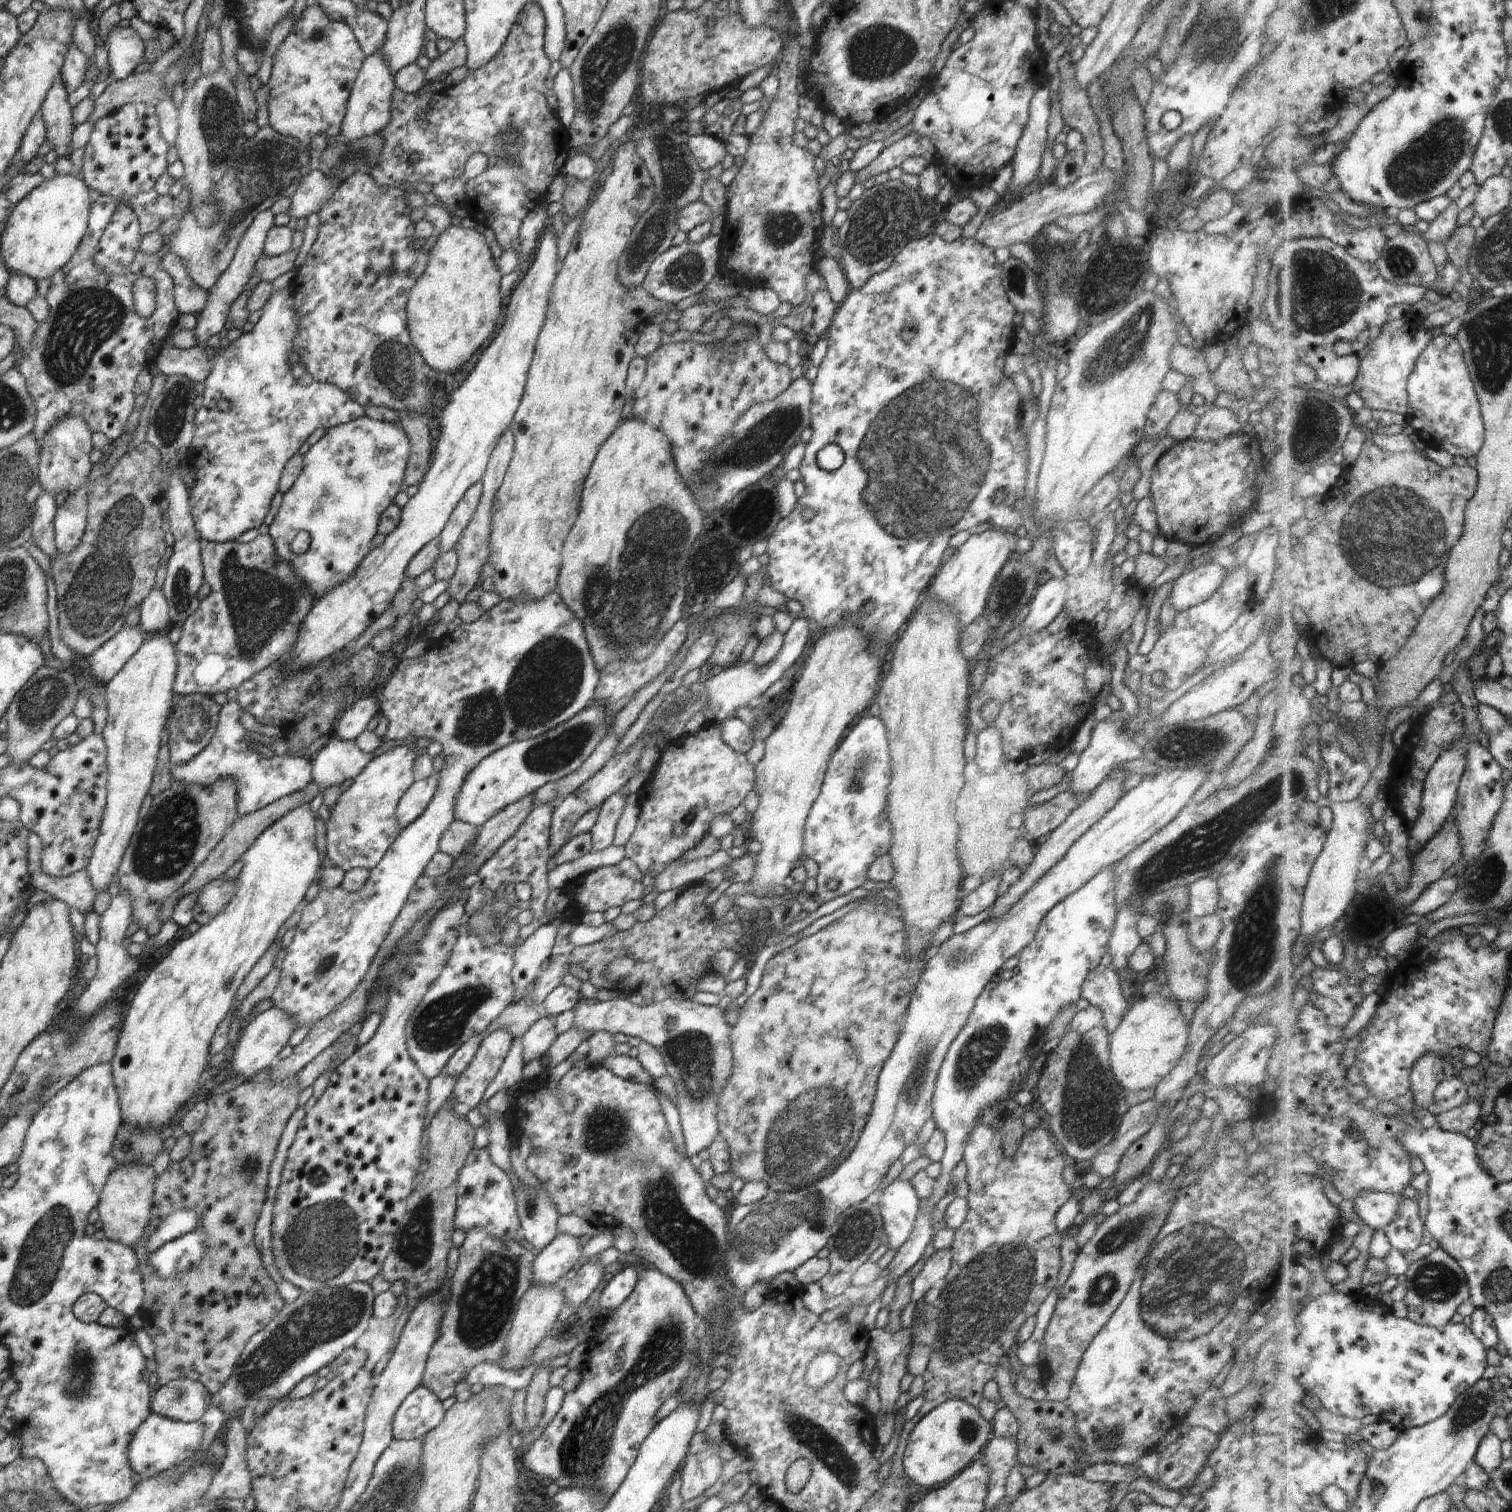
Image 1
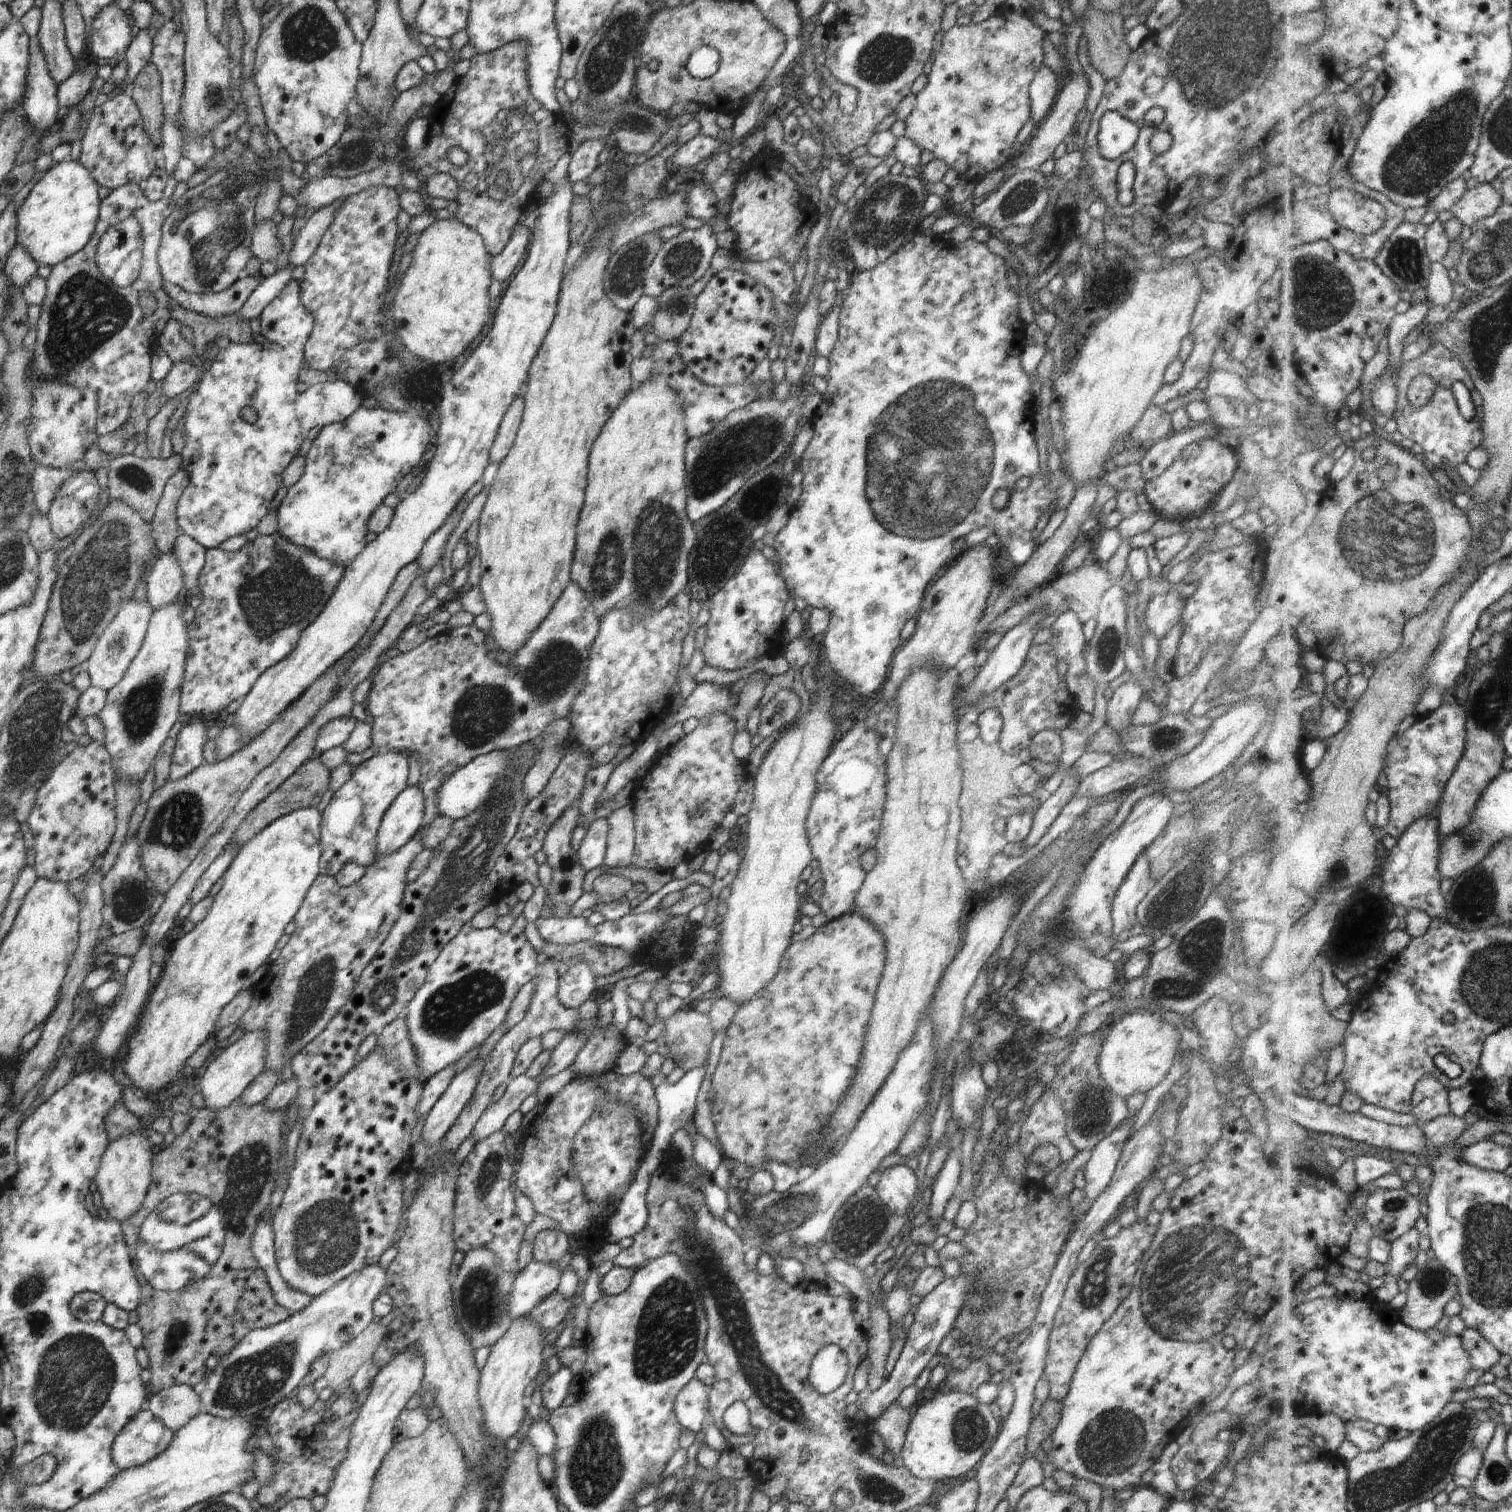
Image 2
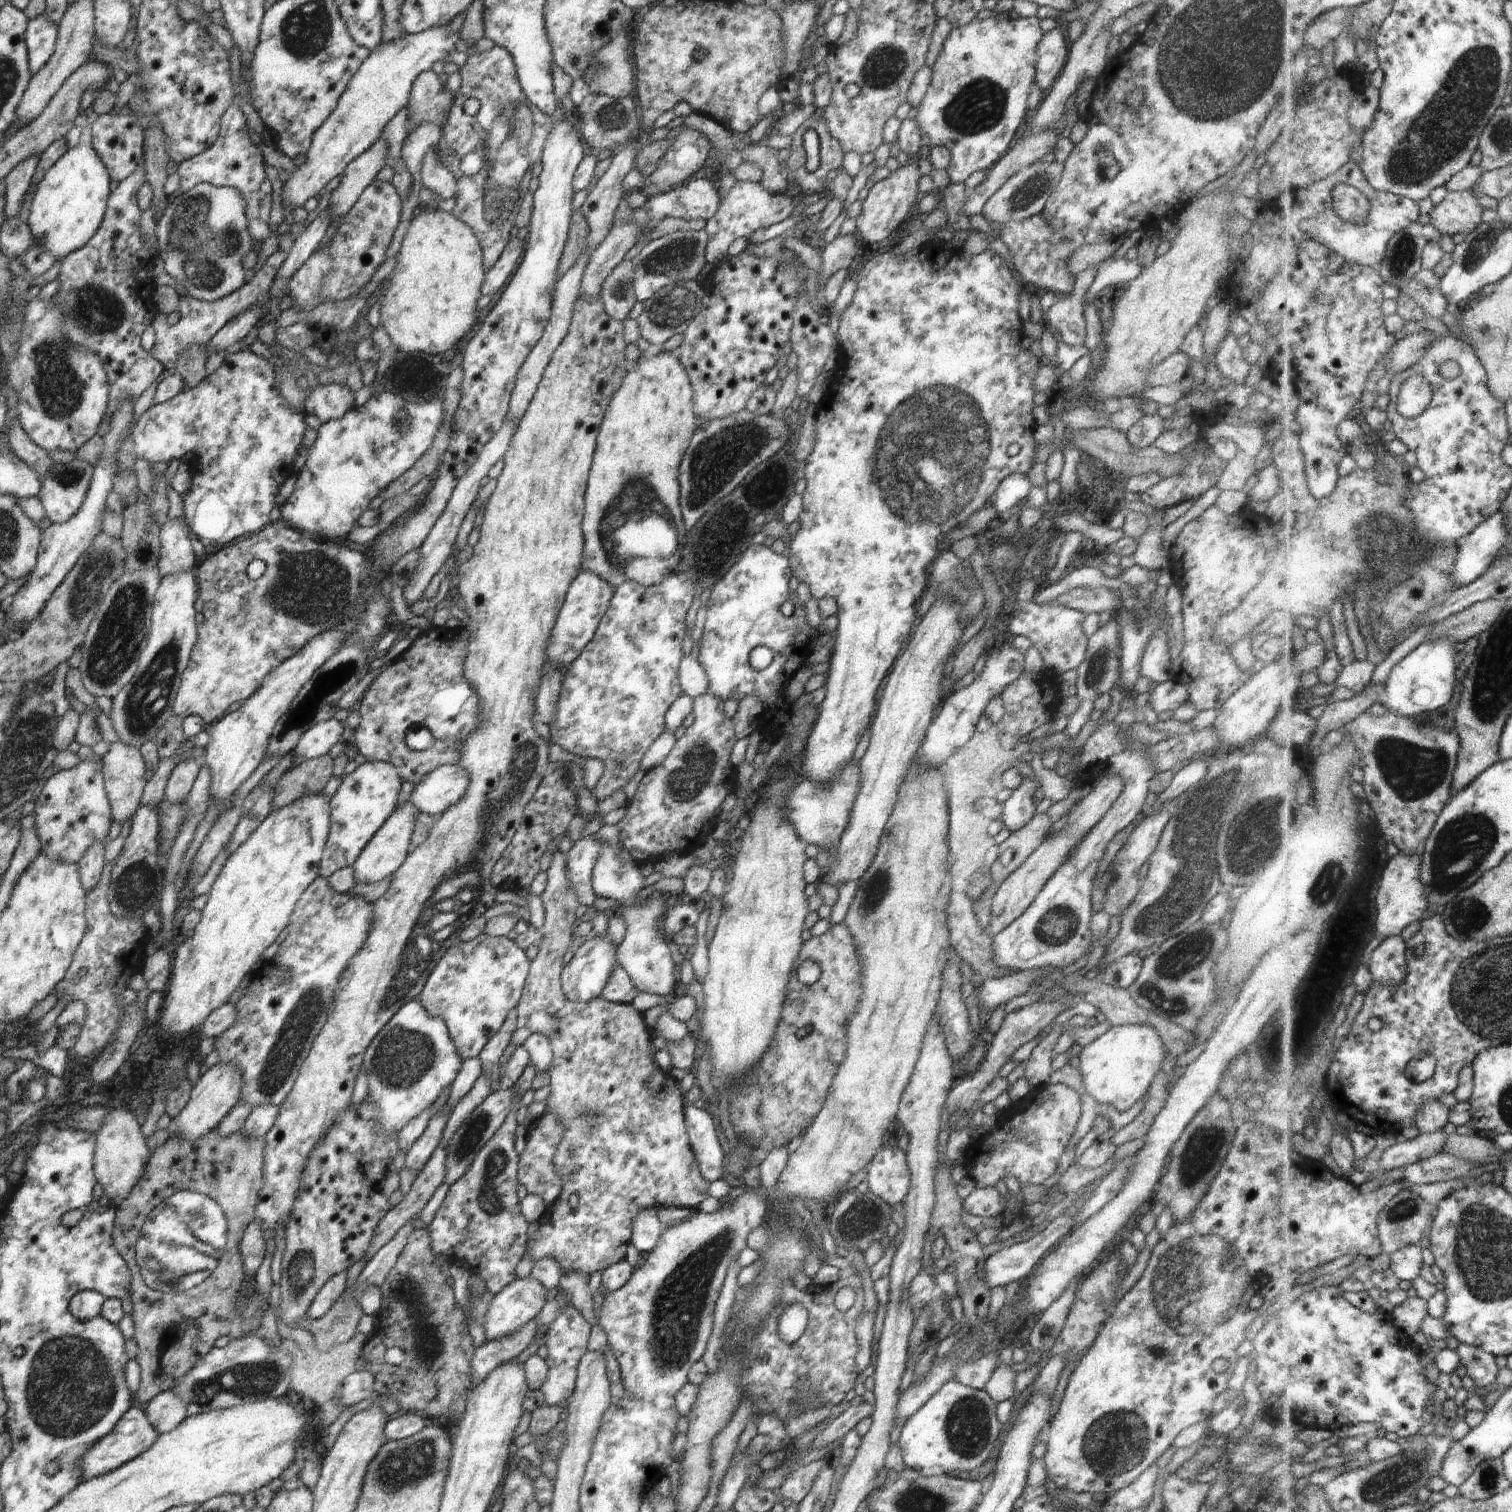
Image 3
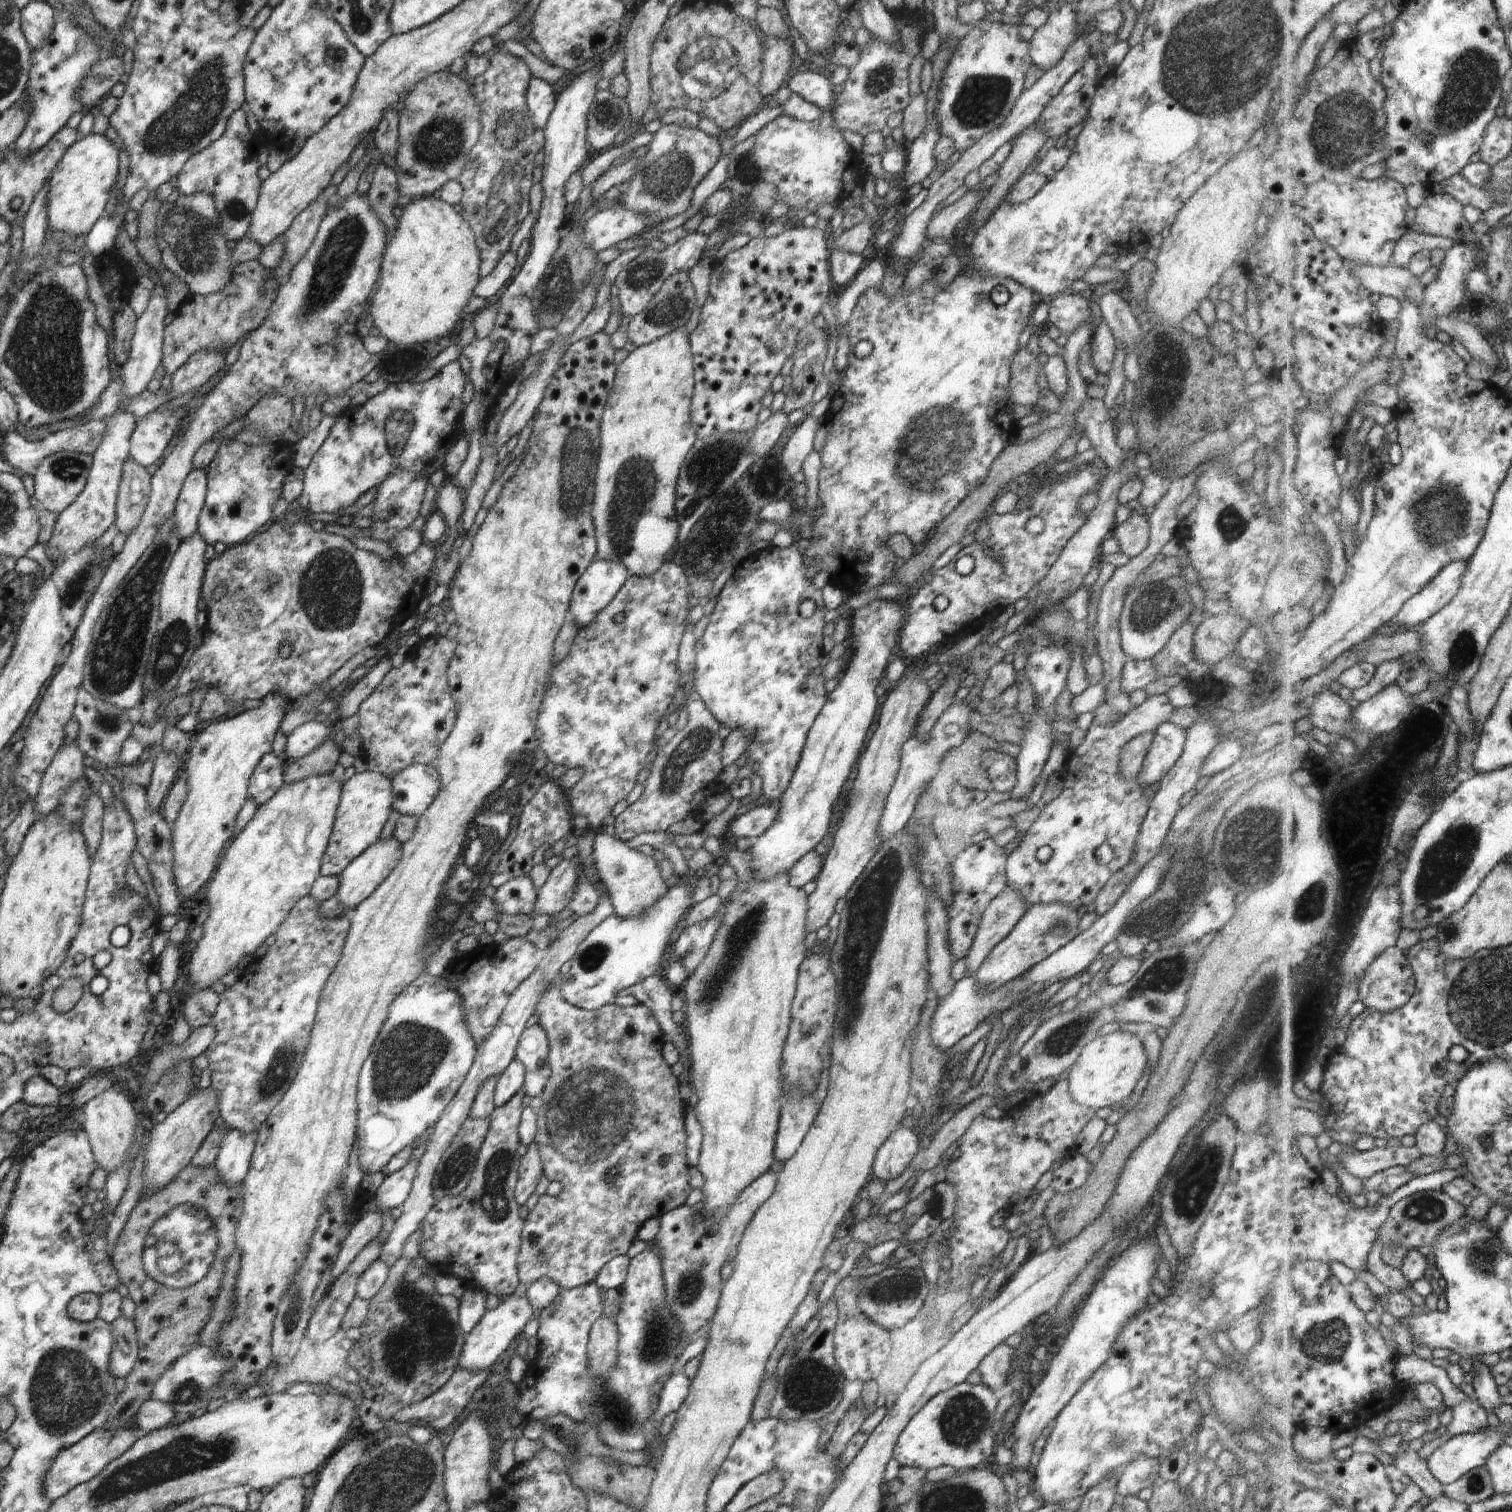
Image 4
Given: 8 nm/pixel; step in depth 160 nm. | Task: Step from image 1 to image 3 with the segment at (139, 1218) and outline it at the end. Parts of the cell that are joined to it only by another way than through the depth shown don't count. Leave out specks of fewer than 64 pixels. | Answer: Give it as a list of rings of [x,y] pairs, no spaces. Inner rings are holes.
[[[112,1109],[95,1137],[93,1171],[97,1182],[103,1186],[104,1194],[109,1198],[111,1208],[115,1209],[128,1198],[143,1175],[151,1150],[146,1145],[146,1137],[136,1116],[128,1110]]]

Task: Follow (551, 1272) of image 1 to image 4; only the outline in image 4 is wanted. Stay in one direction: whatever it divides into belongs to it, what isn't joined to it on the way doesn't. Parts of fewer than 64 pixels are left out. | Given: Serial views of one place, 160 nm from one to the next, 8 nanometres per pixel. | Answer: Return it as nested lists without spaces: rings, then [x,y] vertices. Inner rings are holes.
[[[512,1294],[508,1295],[505,1299],[502,1297],[500,1303],[497,1304],[495,1308],[487,1310],[486,1314],[480,1319],[480,1322],[466,1335],[464,1344],[462,1345],[458,1367],[472,1369],[473,1371],[490,1370],[490,1367],[496,1367],[498,1358],[500,1358],[506,1348],[512,1344],[512,1340],[522,1337],[523,1328],[526,1326],[526,1323],[531,1320],[532,1314],[534,1314],[534,1309],[526,1295],[515,1296]]]

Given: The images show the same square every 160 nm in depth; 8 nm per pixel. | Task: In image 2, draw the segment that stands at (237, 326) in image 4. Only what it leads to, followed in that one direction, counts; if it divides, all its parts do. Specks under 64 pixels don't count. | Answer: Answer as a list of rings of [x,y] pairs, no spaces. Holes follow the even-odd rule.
[[[262,275],[243,276],[238,279],[230,288],[219,293],[196,294],[186,292],[179,284],[164,281],[164,291],[169,294],[172,300],[182,305],[185,309],[190,308],[204,316],[214,318],[227,317],[238,313],[244,306],[252,291],[258,286]]]

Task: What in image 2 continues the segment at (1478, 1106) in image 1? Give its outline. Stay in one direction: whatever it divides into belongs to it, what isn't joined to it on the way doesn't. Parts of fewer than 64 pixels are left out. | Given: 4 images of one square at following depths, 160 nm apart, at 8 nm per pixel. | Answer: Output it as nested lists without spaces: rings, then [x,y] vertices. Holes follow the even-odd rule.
[[[1454,1113],[1439,1116],[1426,1124],[1425,1131],[1428,1138],[1438,1146],[1454,1143],[1468,1128],[1468,1120]]]

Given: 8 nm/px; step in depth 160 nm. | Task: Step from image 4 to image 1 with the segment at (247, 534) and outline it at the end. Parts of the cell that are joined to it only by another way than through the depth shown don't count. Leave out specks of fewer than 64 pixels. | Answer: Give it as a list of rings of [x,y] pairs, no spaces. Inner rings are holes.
[[[287,289],[272,292],[263,306],[258,322],[237,340],[225,342],[216,351],[216,362],[205,380],[202,407],[195,412],[194,438],[189,448],[192,466],[196,473],[190,485],[189,507],[196,530],[202,539],[225,543],[258,528],[266,518],[274,494],[278,492],[278,482],[284,465],[316,428],[334,428],[364,417],[364,407],[352,400],[337,386],[314,381],[310,386],[301,386],[292,375],[288,354],[293,350],[293,340],[299,329],[293,311],[293,296]],[[228,400],[230,408],[219,410],[218,402]]]

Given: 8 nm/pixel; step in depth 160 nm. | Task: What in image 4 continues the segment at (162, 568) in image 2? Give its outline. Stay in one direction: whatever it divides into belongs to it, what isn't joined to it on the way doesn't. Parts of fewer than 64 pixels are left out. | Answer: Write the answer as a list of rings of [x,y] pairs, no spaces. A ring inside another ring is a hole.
[[[192,468],[182,484],[174,511],[174,524],[180,540],[188,540],[197,532],[198,518],[206,502],[207,468]]]

